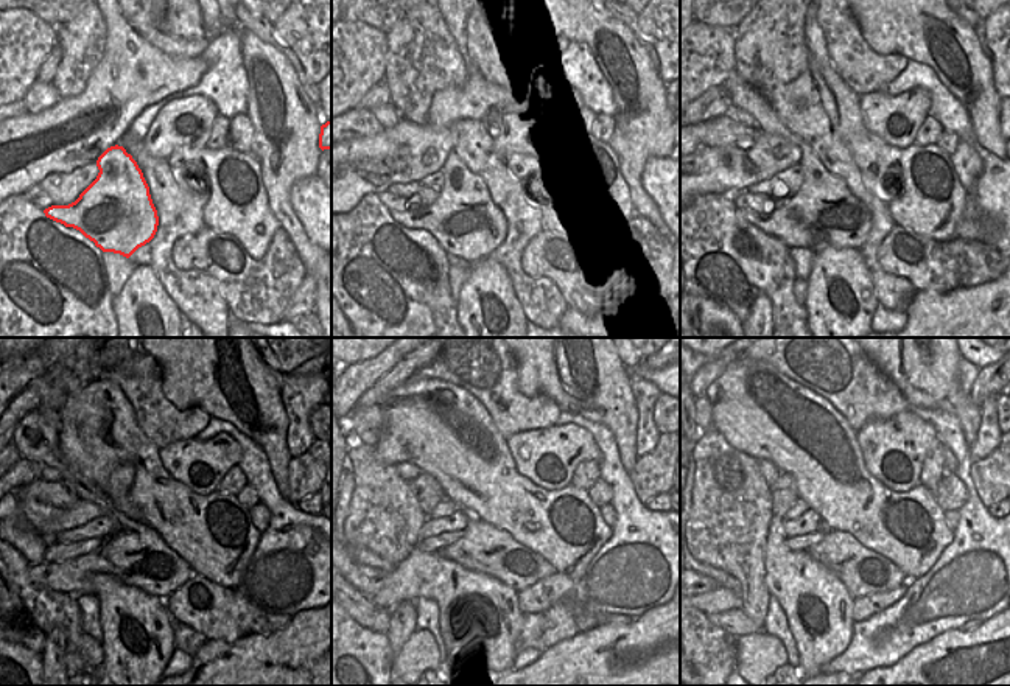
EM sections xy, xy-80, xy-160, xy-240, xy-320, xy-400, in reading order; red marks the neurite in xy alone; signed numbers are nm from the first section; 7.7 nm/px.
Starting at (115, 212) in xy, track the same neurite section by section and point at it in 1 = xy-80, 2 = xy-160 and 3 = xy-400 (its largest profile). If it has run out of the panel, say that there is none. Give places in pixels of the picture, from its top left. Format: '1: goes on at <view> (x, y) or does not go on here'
1: goes on at xy-80 (464, 220)
2: goes on at xy-160 (824, 213)
3: goes on at xy-400 (862, 571)

